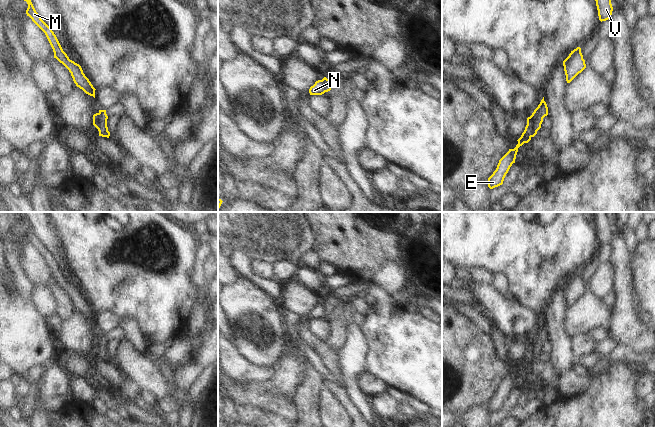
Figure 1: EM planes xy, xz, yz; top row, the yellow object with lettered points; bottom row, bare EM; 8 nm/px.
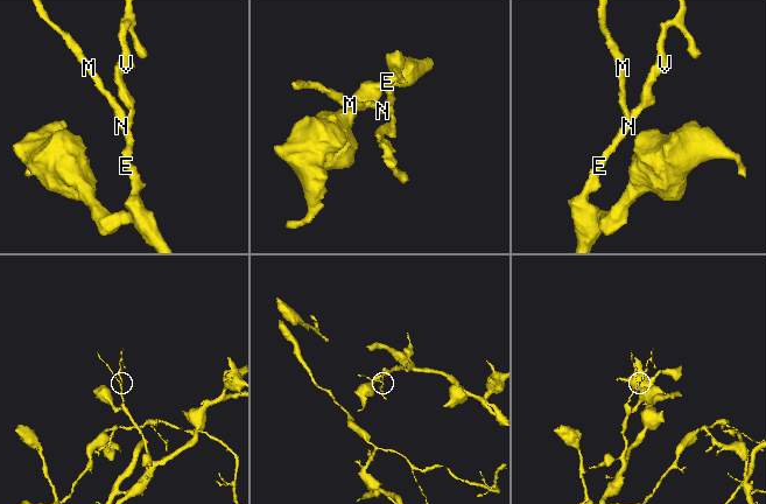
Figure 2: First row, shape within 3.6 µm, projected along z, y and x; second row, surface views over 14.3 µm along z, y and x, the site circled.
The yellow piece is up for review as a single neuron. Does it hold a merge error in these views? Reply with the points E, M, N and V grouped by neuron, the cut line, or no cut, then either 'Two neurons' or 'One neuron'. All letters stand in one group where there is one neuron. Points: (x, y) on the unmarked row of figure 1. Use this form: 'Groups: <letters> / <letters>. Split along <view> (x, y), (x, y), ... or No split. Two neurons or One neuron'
Groups: E V / M N. Split along yz (544, 332), (536, 342), (536, 354). Two neurons

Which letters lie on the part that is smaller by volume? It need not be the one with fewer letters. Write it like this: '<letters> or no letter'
M, N

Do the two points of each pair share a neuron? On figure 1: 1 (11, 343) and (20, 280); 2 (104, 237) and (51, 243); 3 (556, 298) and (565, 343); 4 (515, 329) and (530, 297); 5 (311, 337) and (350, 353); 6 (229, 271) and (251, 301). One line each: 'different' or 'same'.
1: same
2: different
3: same
4: different
5: different
6: different

